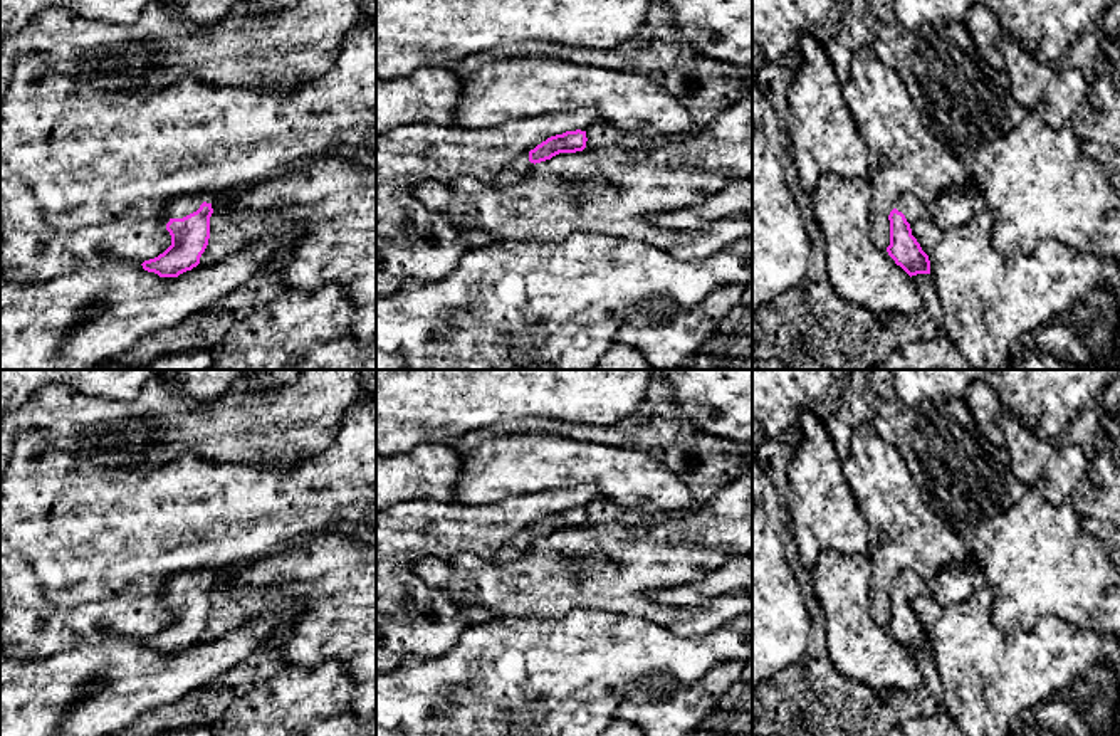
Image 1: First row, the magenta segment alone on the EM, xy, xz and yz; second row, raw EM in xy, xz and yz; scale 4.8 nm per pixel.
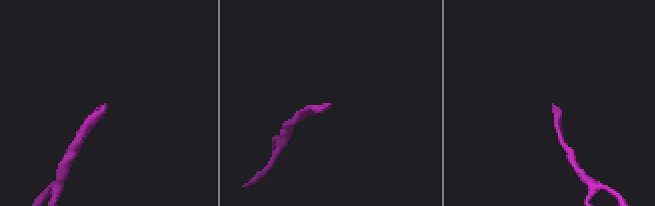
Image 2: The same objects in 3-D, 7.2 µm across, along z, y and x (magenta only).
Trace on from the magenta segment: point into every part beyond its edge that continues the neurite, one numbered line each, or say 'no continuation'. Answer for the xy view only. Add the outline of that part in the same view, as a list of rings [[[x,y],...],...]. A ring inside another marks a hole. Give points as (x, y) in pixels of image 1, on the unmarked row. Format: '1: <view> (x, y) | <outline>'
1: xy (183, 582) | [[[181,571],[168,578],[166,590],[170,595],[183,595],[200,585],[203,576],[195,571]]]

